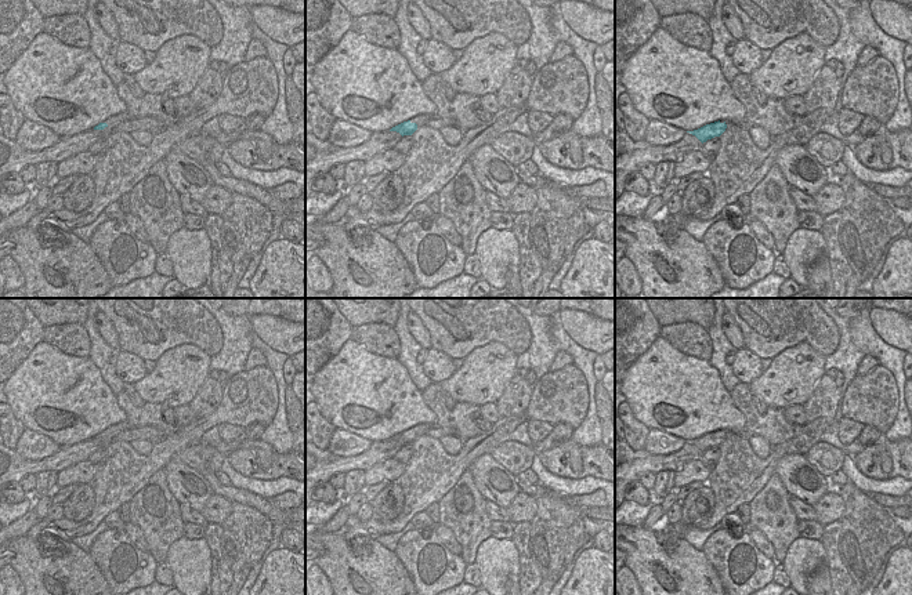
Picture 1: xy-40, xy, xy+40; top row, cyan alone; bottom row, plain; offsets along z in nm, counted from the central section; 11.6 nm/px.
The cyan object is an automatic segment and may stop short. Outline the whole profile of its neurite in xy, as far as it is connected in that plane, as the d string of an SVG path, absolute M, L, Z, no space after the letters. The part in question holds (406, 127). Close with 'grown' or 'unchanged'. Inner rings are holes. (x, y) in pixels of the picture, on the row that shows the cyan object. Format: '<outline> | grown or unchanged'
M428 115L415 116L413 119L392 127L390 131L397 131L402 137L412 135L417 128L426 126L431 117L433 116L428 116Z | grown

